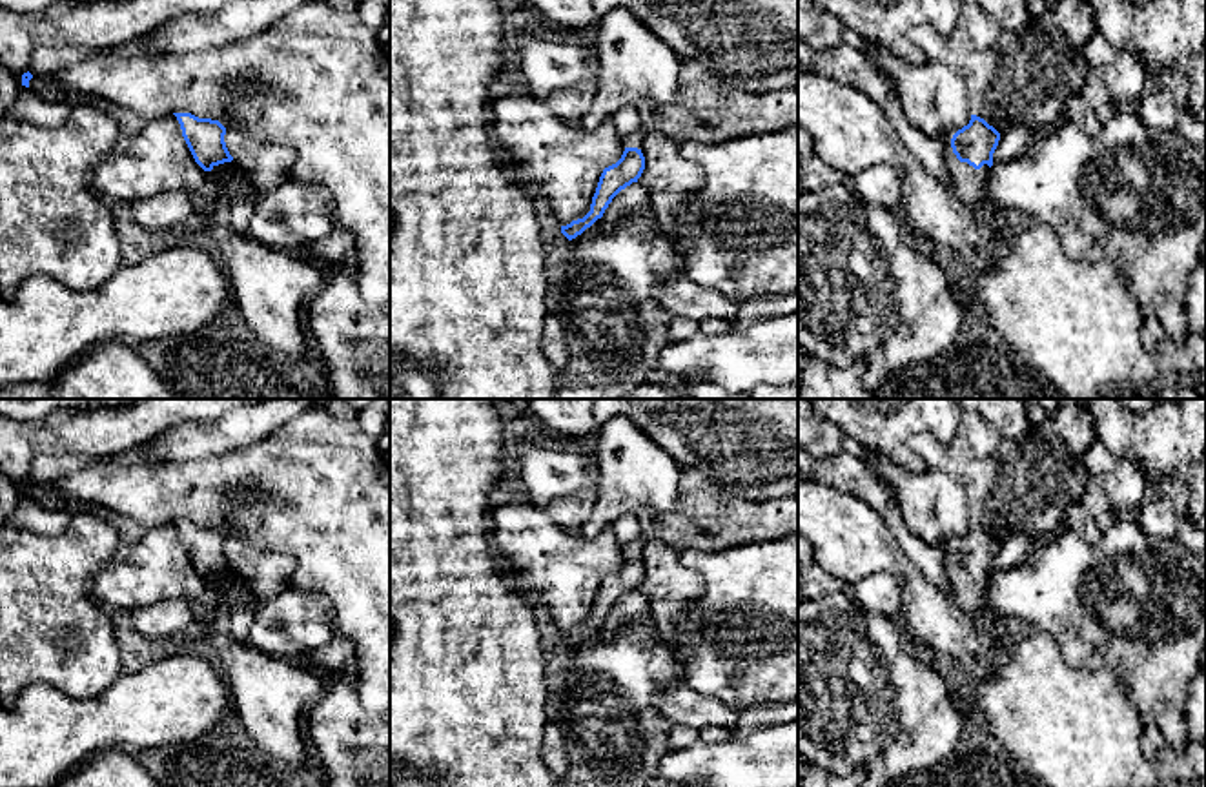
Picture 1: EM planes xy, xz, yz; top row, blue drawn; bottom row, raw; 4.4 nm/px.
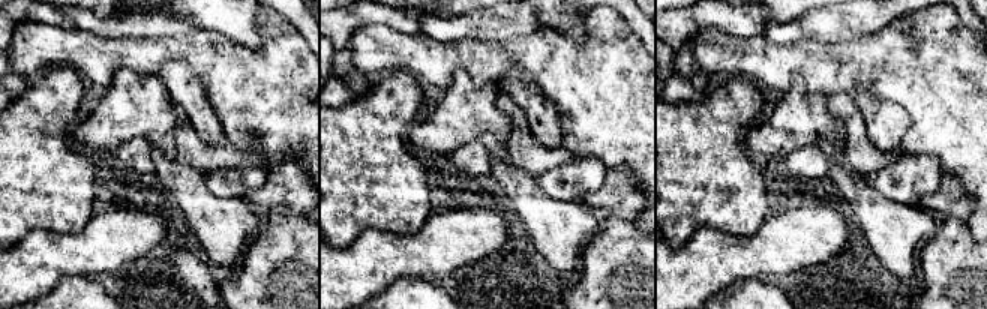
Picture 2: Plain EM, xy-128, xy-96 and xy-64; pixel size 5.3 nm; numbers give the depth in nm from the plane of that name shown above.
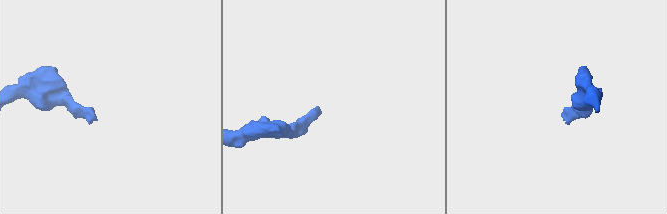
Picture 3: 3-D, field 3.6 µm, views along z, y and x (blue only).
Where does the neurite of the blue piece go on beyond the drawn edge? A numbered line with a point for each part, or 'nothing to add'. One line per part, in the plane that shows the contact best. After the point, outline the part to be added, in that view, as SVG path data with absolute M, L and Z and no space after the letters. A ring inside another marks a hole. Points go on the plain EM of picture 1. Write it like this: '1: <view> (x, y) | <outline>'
1: yz (968, 592) | M949 559L947 576L951 581L951 592L947 594L951 603L971 616L982 618L987 612L989 574L984 572L980 577L975 577L967 570L960 570L956 563Z

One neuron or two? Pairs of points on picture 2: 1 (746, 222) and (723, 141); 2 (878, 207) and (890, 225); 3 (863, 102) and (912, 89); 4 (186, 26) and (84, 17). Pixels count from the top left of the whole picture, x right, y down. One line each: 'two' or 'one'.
1: one
2: one
3: two
4: one

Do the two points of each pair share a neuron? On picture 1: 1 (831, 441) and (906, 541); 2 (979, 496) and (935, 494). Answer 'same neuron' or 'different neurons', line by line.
1: different neurons
2: different neurons

